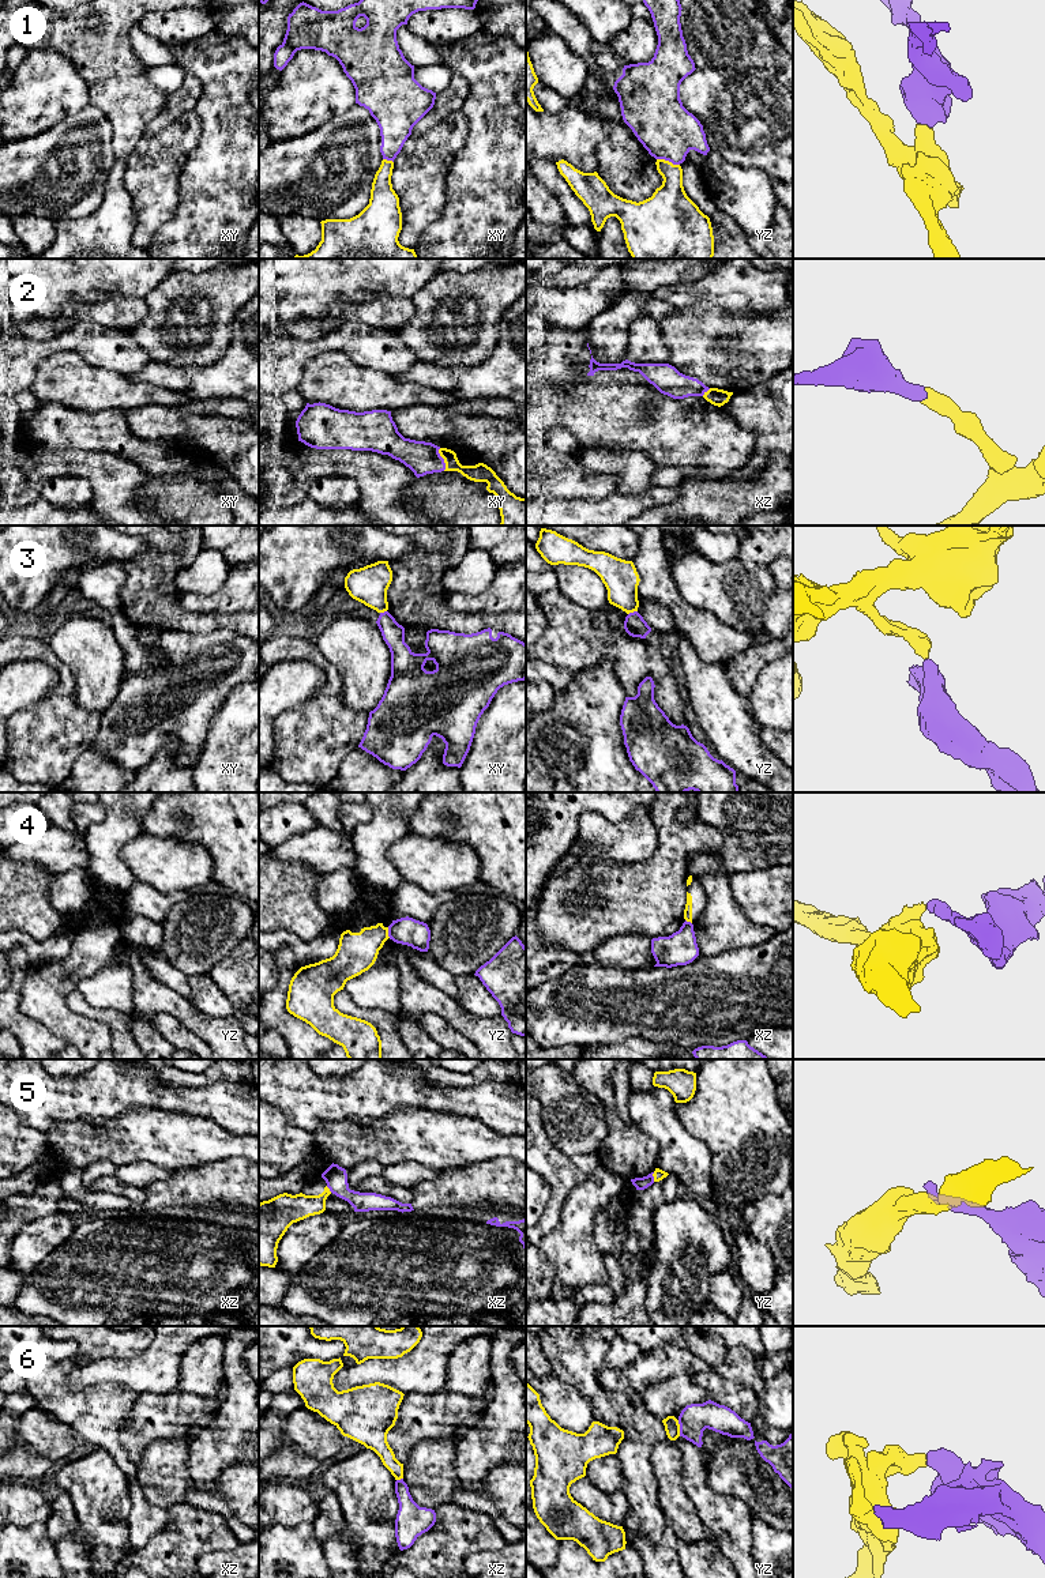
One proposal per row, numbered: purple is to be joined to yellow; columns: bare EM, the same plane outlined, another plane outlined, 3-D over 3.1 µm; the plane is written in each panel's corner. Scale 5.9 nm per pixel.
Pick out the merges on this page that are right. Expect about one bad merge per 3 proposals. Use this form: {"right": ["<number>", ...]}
{"right": ["2"]}

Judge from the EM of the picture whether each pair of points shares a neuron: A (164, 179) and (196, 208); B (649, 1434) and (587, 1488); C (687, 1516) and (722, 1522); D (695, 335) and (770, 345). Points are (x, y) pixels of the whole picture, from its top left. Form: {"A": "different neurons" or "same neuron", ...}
{"A": "different neurons", "B": "different neurons", "C": "different neurons", "D": "same neuron"}

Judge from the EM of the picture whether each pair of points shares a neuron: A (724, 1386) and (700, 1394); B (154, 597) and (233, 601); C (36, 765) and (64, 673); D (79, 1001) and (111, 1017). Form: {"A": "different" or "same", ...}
{"A": "different", "B": "different", "C": "same", "D": "same"}

